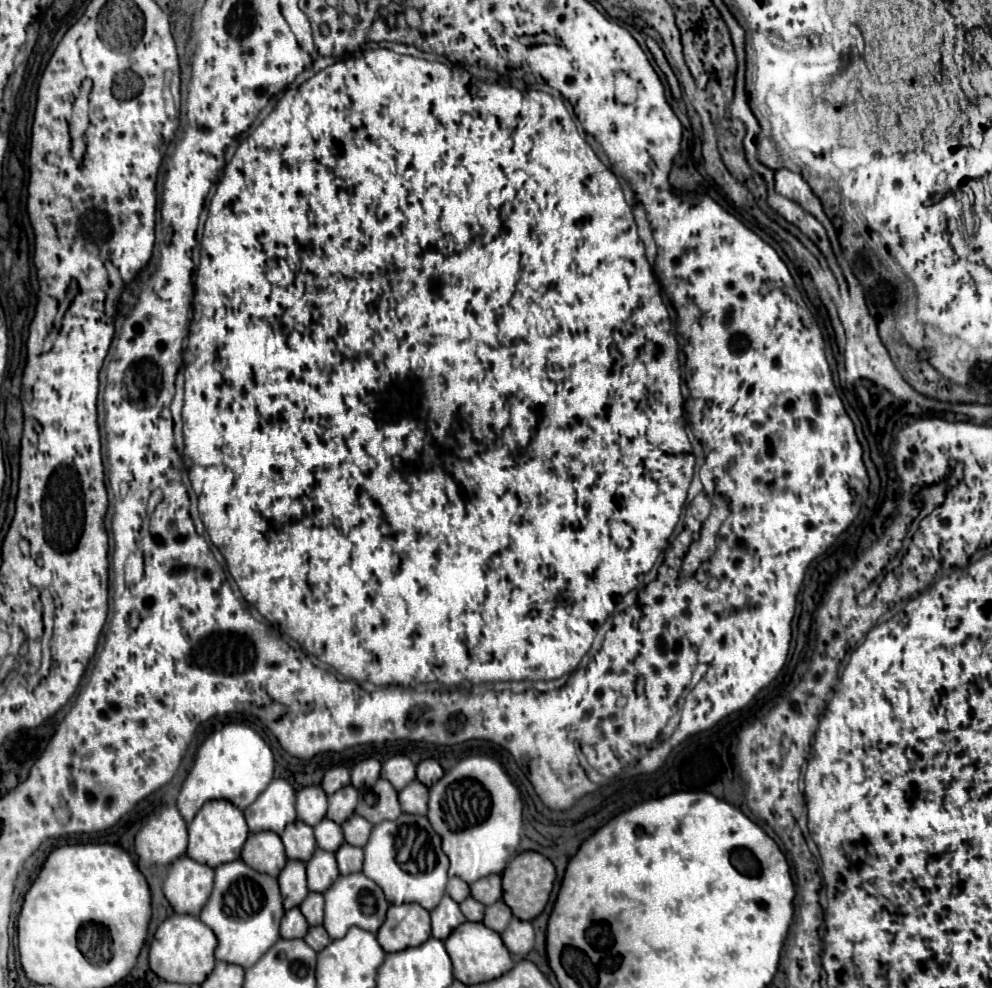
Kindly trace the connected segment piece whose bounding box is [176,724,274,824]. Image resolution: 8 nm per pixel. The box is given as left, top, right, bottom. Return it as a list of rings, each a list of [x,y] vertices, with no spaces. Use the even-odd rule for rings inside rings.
[[[226,724],[200,746],[194,766],[180,788],[176,806],[188,824],[208,800],[228,800],[236,808],[244,810],[270,784],[273,774],[274,756],[268,744],[248,726]]]

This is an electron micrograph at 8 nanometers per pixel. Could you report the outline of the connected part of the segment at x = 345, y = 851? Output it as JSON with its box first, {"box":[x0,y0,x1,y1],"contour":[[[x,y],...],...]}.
{"box":[336,844,362,874],"contour":[[[342,844],[336,852],[336,860],[338,860],[338,868],[340,874],[352,874],[352,872],[360,872],[362,870],[362,848],[352,846],[352,844]]]}

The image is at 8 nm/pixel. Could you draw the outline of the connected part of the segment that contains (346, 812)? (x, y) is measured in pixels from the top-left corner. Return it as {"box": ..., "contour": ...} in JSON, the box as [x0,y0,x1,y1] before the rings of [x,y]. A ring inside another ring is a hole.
{"box":[326,786,358,824],"contour":[[[352,786],[342,788],[340,792],[336,792],[336,794],[332,794],[328,798],[328,814],[326,814],[326,818],[330,818],[336,824],[342,824],[344,820],[348,820],[348,816],[354,814],[356,802],[358,802],[356,788],[352,788]]]}

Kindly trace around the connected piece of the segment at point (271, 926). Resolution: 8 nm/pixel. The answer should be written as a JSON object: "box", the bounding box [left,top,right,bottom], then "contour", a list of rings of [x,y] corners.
{"box":[200,860,284,968],"contour":[[[234,860],[232,864],[222,864],[216,868],[212,896],[200,912],[200,920],[204,920],[204,924],[216,932],[216,960],[238,964],[242,968],[256,964],[268,952],[268,948],[278,942],[282,916],[284,908],[276,878],[248,868],[242,860]]]}

